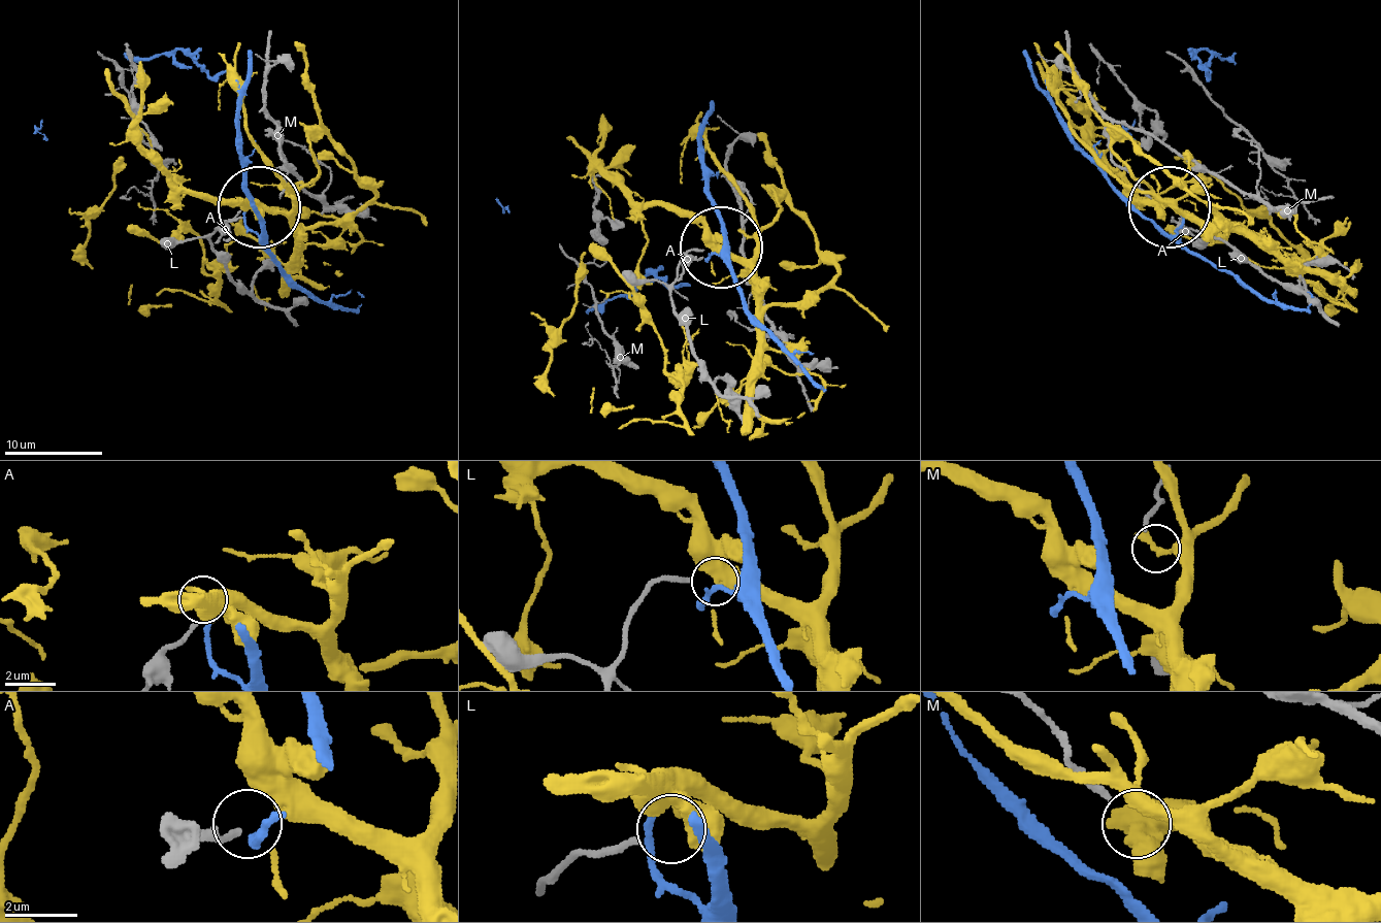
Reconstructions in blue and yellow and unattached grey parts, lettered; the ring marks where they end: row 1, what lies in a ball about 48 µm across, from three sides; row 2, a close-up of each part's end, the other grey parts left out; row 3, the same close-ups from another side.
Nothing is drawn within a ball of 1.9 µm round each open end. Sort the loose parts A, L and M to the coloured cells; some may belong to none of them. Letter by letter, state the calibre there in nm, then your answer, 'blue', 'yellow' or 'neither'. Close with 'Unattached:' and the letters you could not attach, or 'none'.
A: 160 nm thick; yellow
L: 180 nm thick; neither
M: 160 nm thick; neither
Unattached: L, M

